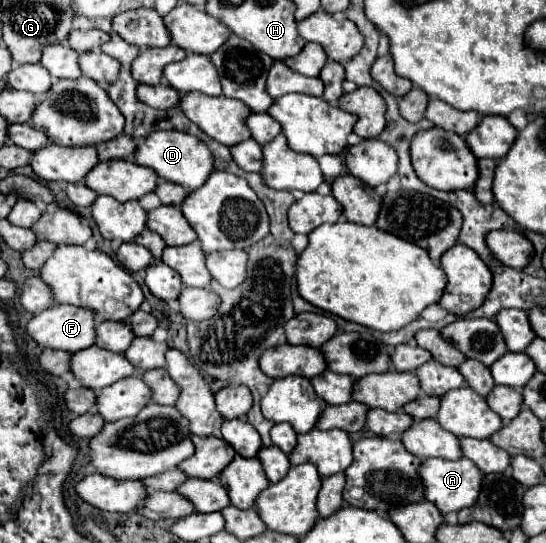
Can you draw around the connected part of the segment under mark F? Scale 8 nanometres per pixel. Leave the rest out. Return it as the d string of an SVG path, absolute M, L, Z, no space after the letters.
M52 306L28 322L28 334L42 346L78 352L96 342L96 314L82 306Z

